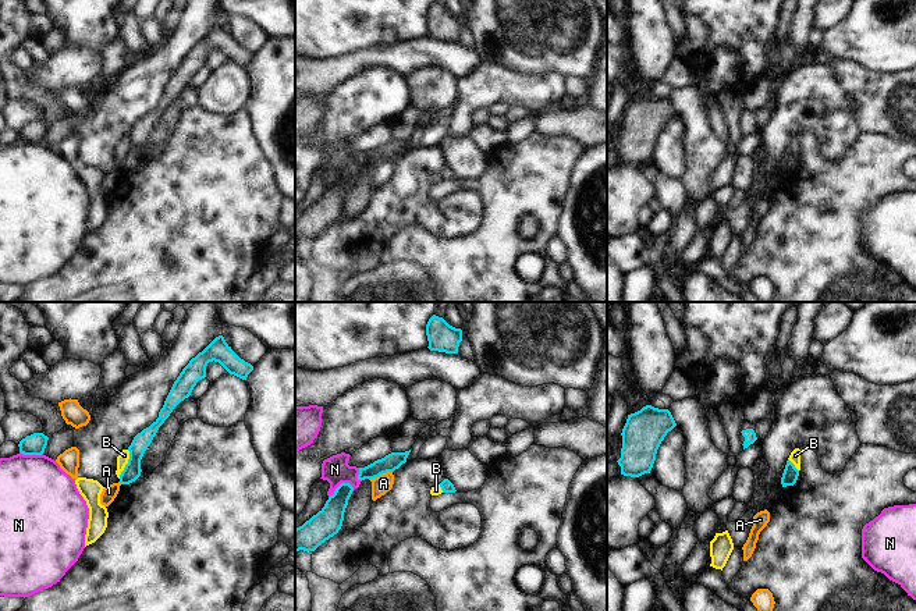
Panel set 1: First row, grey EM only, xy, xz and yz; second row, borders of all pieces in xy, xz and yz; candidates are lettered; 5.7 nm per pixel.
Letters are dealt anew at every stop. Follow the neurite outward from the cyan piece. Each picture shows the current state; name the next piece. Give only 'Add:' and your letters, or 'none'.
Add: none

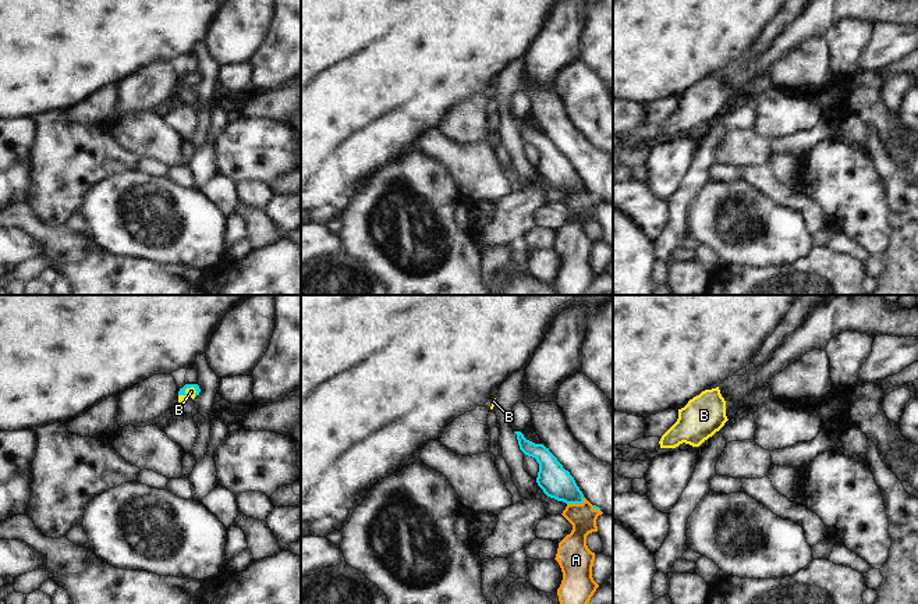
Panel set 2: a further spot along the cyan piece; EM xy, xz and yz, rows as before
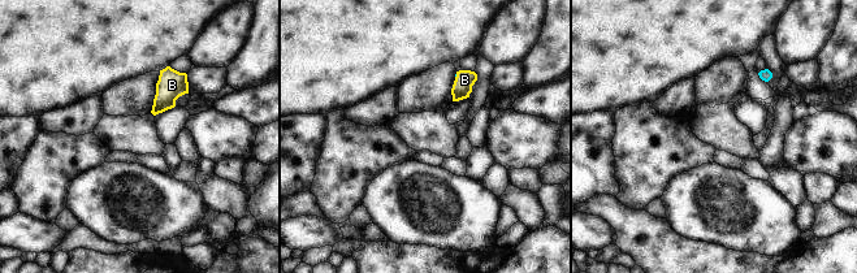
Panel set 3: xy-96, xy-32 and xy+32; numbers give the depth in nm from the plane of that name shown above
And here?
Add: B

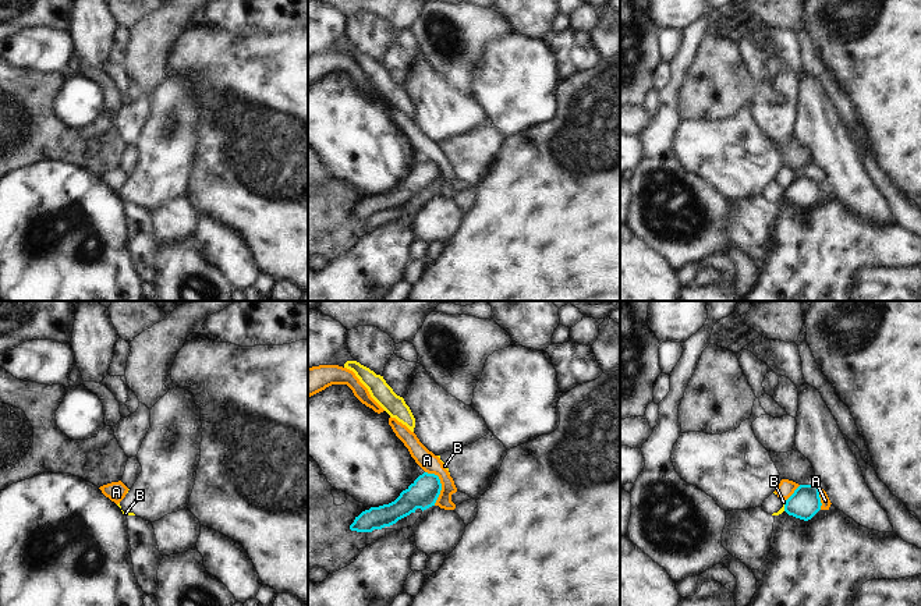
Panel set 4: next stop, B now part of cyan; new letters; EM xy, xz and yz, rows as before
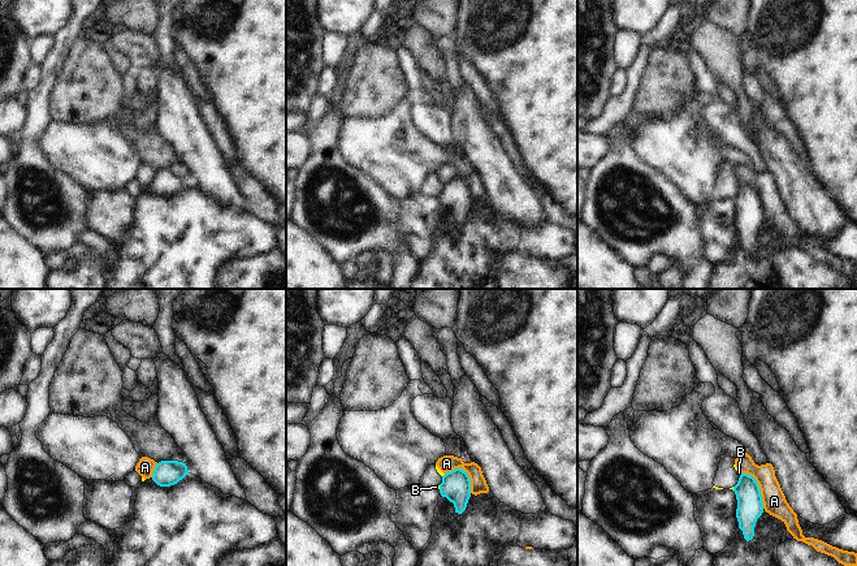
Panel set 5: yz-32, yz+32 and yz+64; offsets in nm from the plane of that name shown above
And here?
Add: none

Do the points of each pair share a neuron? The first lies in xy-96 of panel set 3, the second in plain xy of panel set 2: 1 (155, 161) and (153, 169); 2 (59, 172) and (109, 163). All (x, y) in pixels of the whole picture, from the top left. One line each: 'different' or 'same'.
1: different
2: same

